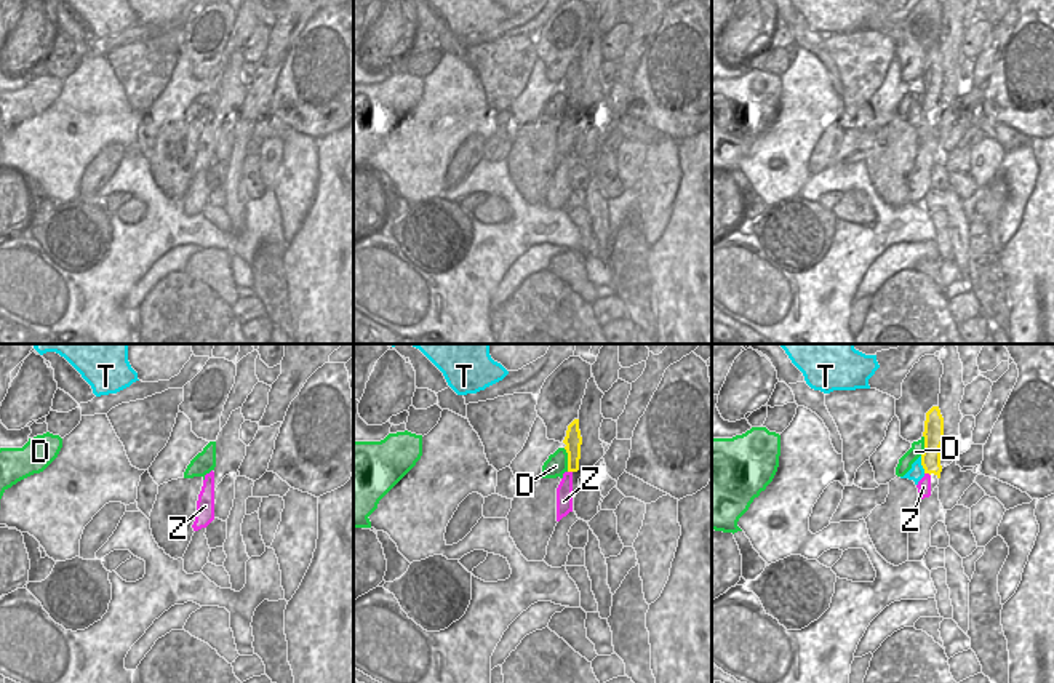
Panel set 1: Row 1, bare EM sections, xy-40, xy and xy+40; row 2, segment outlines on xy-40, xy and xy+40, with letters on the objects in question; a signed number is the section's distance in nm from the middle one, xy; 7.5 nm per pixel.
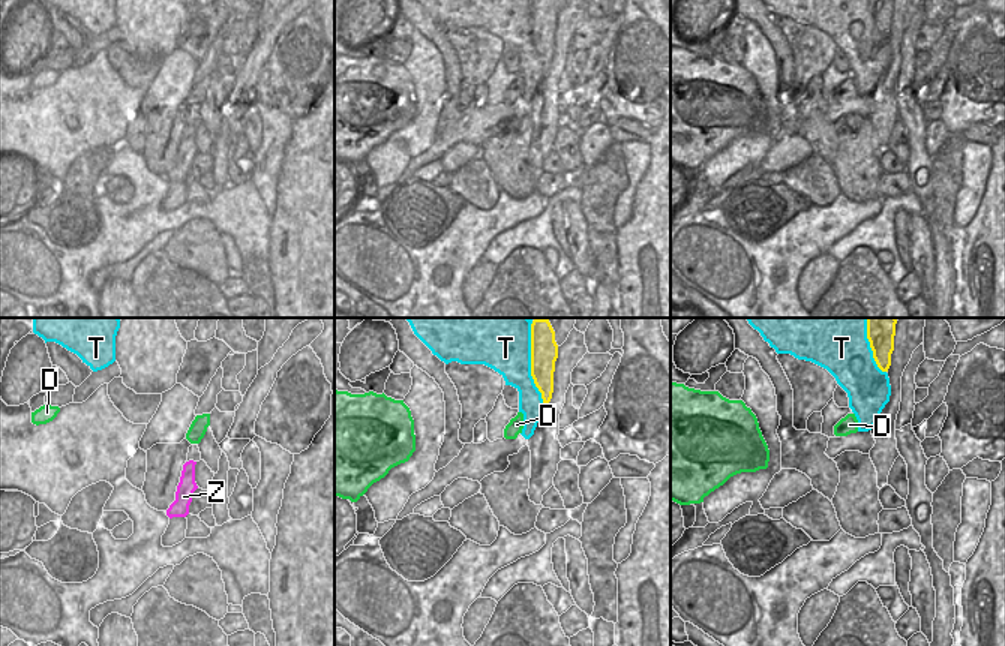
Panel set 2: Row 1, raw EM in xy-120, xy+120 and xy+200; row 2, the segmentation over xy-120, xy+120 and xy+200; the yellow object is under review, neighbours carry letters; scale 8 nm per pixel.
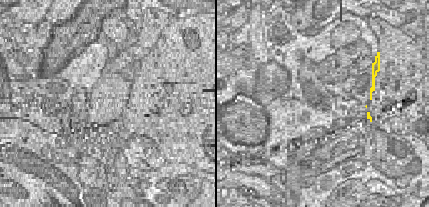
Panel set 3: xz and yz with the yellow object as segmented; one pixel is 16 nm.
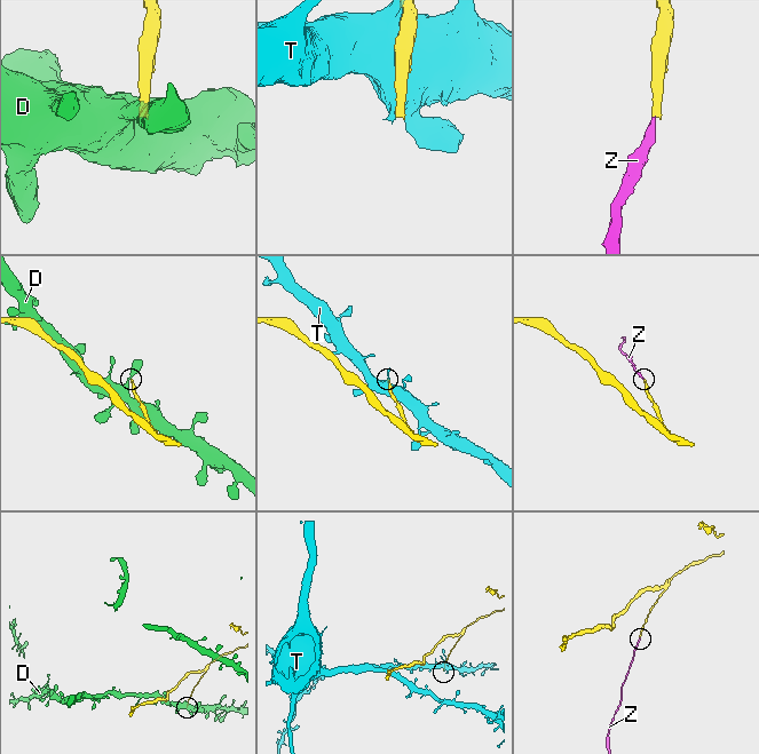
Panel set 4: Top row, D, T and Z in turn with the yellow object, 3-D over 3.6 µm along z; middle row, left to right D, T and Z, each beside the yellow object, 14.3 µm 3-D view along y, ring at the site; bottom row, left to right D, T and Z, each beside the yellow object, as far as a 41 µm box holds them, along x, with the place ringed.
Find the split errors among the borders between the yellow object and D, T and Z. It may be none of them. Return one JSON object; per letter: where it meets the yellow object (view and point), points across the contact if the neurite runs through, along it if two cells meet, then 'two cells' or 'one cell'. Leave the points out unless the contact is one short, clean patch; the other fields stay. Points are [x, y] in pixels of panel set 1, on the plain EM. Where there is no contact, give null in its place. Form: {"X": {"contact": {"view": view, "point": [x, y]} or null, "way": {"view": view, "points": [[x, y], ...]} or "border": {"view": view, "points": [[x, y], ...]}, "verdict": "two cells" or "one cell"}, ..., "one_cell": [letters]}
{"D": {"contact": {"view": "xy", "point": [568, 101]}, "verdict": "two cells"}, "T": {"contact": {"view": "xy+40", "point": [922, 106]}, "verdict": "two cells"}, "Z": {"contact": {"view": "xy+40", "point": [928, 114]}, "way": {"view": "xy+40", "points": [[933, 82], [928, 114], [923, 127]]}, "verdict": "one cell"}, "one_cell": ["Z"]}

